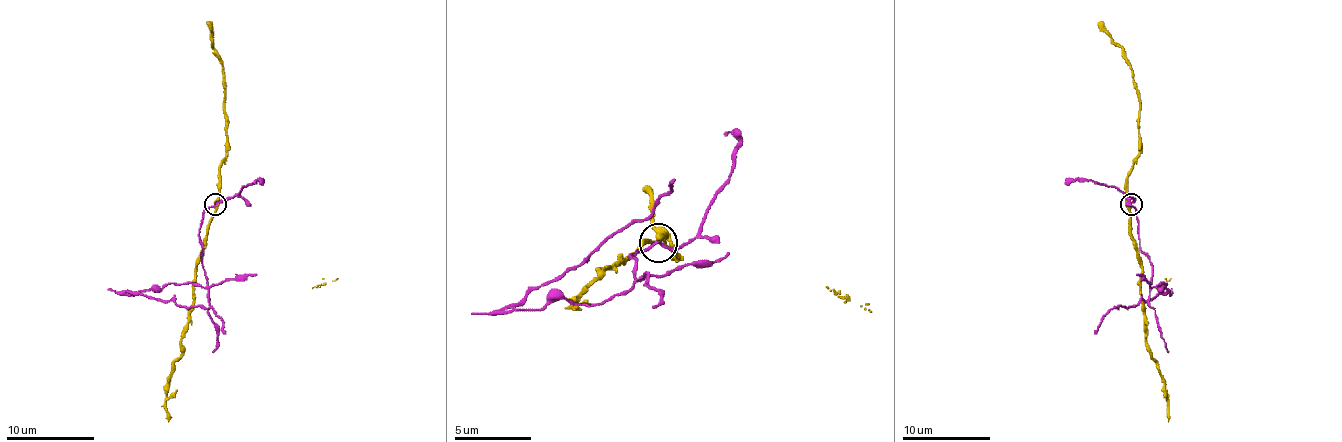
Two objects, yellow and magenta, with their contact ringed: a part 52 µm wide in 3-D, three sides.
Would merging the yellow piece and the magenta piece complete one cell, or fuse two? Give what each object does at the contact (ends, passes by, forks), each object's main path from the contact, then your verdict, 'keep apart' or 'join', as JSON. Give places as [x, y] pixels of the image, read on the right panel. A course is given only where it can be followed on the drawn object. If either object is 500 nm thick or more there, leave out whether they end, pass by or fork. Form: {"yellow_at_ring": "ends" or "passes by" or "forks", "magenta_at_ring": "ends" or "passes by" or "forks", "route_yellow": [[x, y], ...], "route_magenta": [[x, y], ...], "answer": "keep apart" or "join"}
{"yellow_at_ring": "passes by", "magenta_at_ring": "passes by", "route_yellow": [[1130, 204], [1130, 239], [1141, 266], [1145, 347], [1163, 382], [1168, 422]], "route_magenta": [[1130, 204], [1141, 250], [1152, 268], [1150, 285], [1165, 283], [1163, 288], [1170, 290], [1115, 307], [1095, 334]], "answer": "keep apart"}

